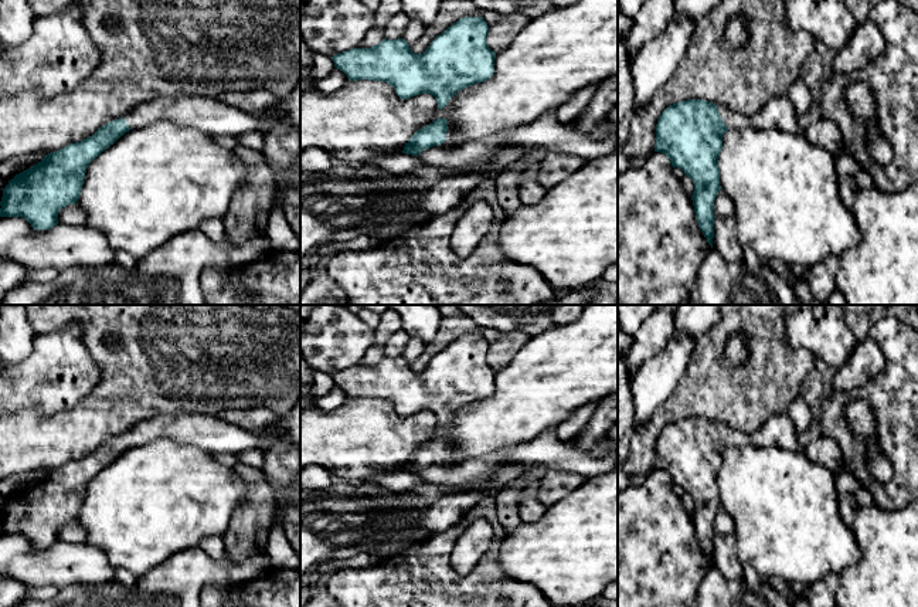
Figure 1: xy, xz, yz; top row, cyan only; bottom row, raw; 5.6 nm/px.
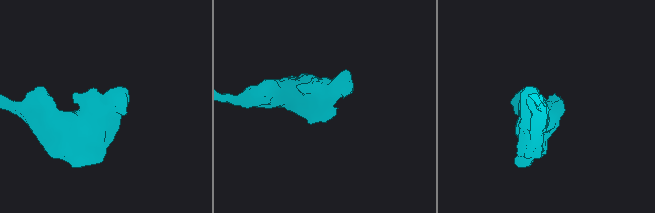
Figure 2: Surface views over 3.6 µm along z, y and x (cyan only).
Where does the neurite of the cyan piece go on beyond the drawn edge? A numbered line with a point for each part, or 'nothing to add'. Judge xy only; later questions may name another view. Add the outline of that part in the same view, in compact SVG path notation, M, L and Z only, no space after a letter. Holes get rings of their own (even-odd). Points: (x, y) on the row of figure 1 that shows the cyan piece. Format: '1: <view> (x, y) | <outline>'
1: xy (210, 115) | M300 82L286 96L276 98L269 112L261 118L230 106L217 96L186 95L174 99L157 98L140 104L123 119L130 130L157 121L169 121L177 126L196 128L212 138L239 136L251 130L265 133L265 121L282 121L288 125L300 126Z

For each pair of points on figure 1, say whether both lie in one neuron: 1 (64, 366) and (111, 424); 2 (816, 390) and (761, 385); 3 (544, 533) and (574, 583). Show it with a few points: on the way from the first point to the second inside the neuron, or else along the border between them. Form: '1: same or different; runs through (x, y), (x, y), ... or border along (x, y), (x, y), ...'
1: different; border along (95, 362), (99, 380), (74, 406), (58, 413)
2: different; border along (813, 366), (805, 377), (798, 396)
3: same; runs through (557, 546), (571, 560), (571, 570)

